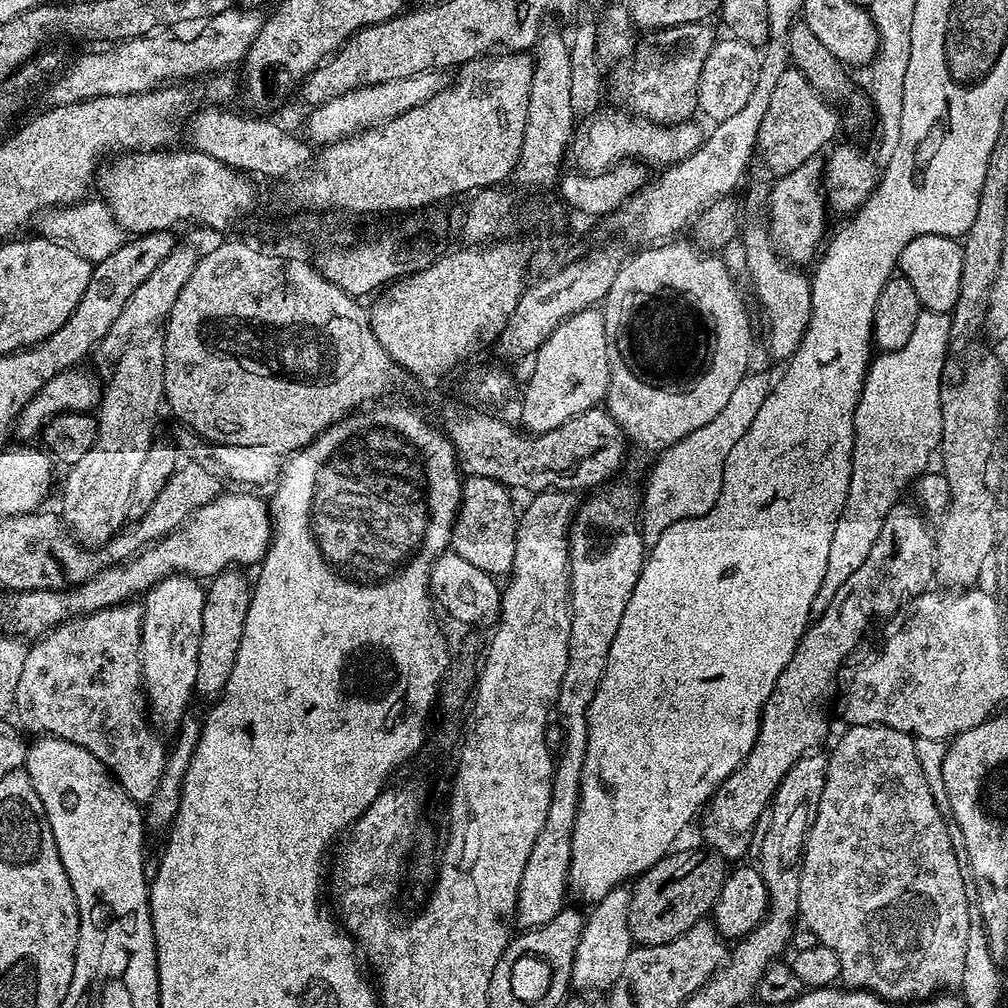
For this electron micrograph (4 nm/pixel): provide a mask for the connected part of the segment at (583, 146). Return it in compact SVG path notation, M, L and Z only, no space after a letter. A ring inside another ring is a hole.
M600 110L591 117L584 129L577 131L570 145L570 160L584 174L605 172L621 162L643 162L645 165L671 166L690 158L706 139L706 133L696 122L683 124L655 124L653 120L641 120L623 111L612 113ZM624 115L624 116L623 116Z

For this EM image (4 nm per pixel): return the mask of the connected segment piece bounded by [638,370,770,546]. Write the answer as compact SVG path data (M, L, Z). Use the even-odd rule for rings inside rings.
M756 370L749 371L730 393L726 407L712 421L706 422L706 426L698 426L698 430L686 434L655 457L656 465L644 484L644 509L641 507L638 512L640 534L645 545L656 544L674 522L704 516L716 505L722 490L726 458L730 458L730 450L734 450L738 438L750 430L750 422L754 422L769 391L770 380Z

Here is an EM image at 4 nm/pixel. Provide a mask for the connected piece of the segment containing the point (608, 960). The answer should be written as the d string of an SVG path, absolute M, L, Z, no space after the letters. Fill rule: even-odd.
M621 886L610 890L606 898L591 905L592 913L587 913L584 926L580 930L578 948L574 954L571 987L580 994L596 994L596 991L607 990L622 974L622 966L632 953L634 941L628 929L628 911L630 910L631 891Z

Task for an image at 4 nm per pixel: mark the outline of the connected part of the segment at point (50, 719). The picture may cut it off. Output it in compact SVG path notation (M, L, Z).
M125 602L85 616L76 616L51 628L28 649L22 675L18 677L14 709L15 715L20 715L19 723L24 723L30 731L36 732L32 734L57 736L90 750L94 758L104 763L122 790L126 790L128 797L141 806L147 805L154 790L158 790L166 759L166 744L164 748L146 711L146 697L140 675L140 627L143 613L139 603Z

